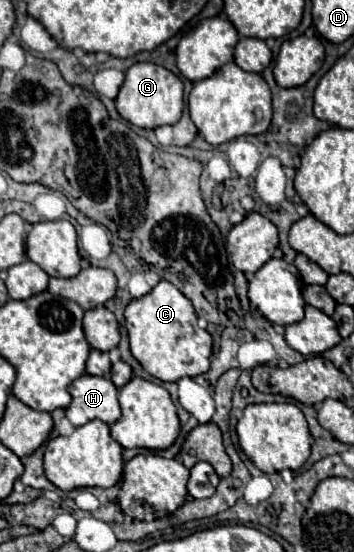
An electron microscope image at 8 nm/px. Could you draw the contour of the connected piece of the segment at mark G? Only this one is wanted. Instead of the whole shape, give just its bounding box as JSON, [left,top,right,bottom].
[115,63,183,129]

